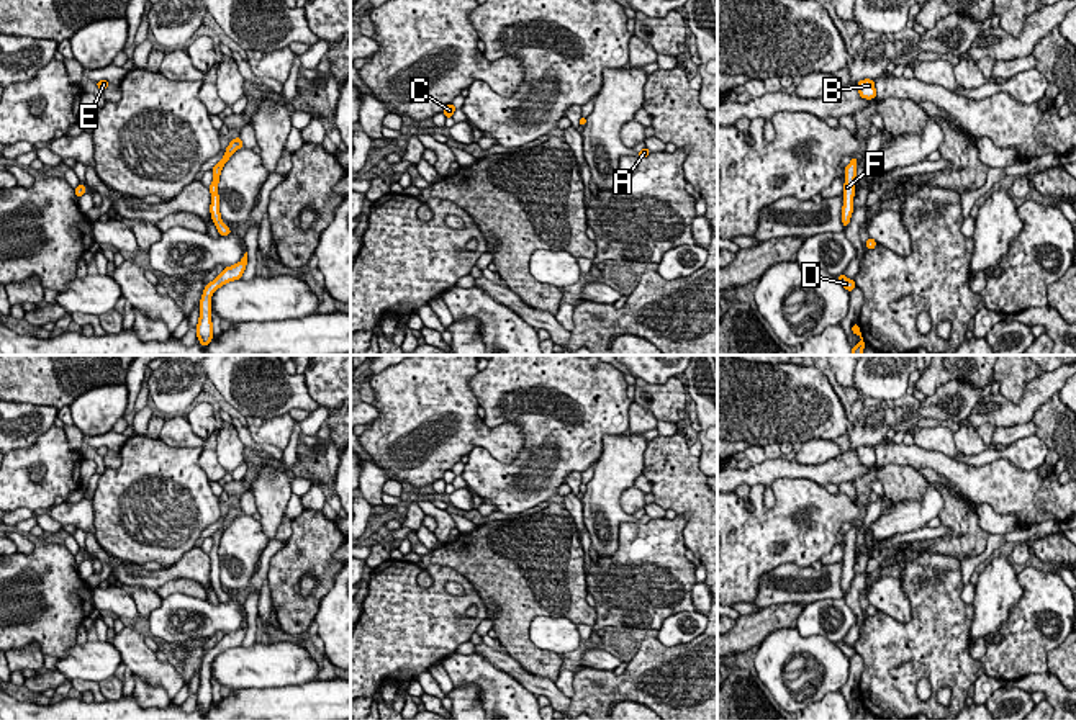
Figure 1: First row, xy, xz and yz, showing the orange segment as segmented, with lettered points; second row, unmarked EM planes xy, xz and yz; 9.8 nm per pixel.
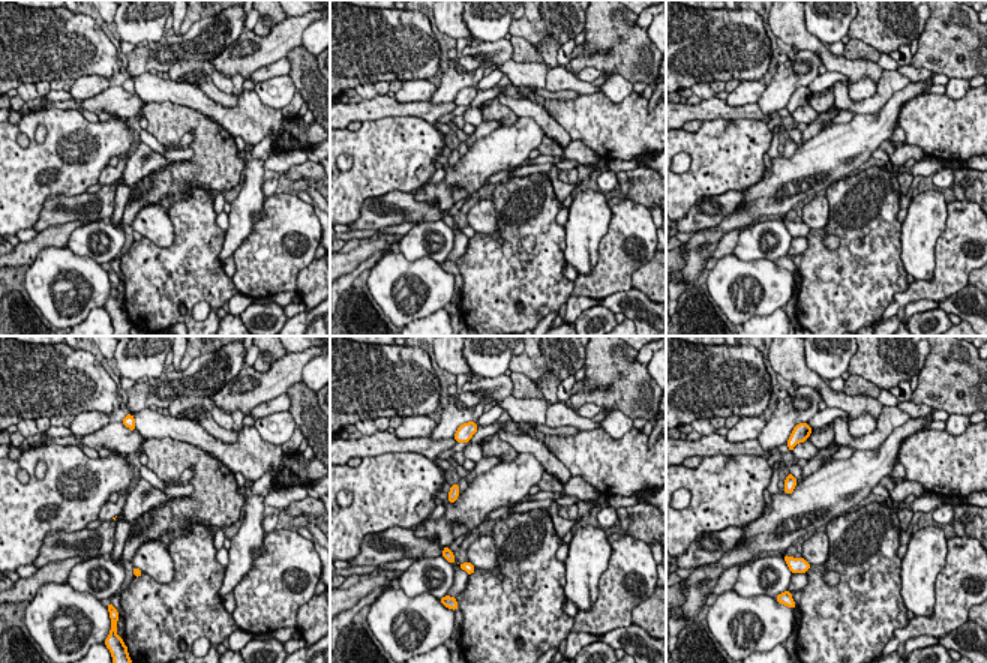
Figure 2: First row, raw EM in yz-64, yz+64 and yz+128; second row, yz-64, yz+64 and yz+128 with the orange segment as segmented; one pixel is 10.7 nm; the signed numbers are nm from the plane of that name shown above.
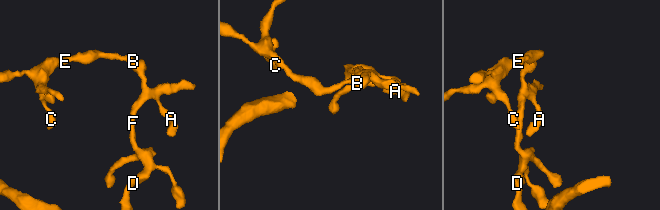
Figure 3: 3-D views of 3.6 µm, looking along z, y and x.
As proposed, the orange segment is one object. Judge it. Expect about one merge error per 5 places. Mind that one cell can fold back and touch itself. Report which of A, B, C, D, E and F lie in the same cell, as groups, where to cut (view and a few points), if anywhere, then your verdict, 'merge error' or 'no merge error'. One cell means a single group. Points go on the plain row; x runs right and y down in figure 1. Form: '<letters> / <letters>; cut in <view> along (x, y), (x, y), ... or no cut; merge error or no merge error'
A B C D E F; no cut; no merge error

